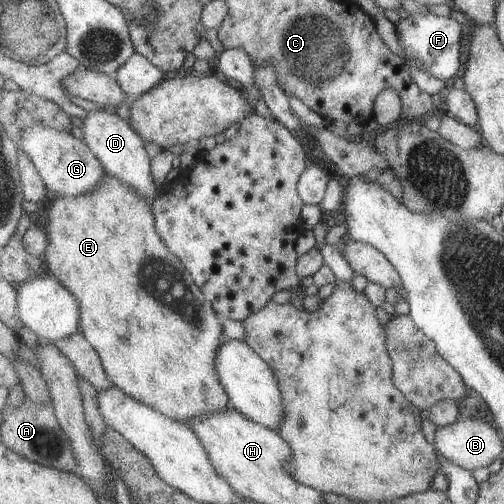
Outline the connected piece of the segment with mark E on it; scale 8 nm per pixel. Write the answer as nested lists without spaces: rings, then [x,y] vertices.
[[[105,174],[101,184],[93,190],[92,194],[79,197],[52,196],[48,203],[48,209],[49,220],[46,230],[50,238],[50,246],[44,258],[46,272],[57,277],[78,298],[82,306],[81,332],[93,348],[97,350],[112,384],[121,388],[123,392],[138,402],[151,406],[155,411],[161,412],[172,420],[187,423],[188,425],[194,418],[215,415],[233,407],[230,402],[231,398],[223,387],[216,368],[218,353],[225,340],[221,316],[214,310],[214,306],[207,299],[207,296],[203,294],[191,272],[187,270],[183,262],[169,249],[169,246],[159,235],[151,202],[145,201],[140,194],[134,192],[128,185],[120,182],[117,178]]]

